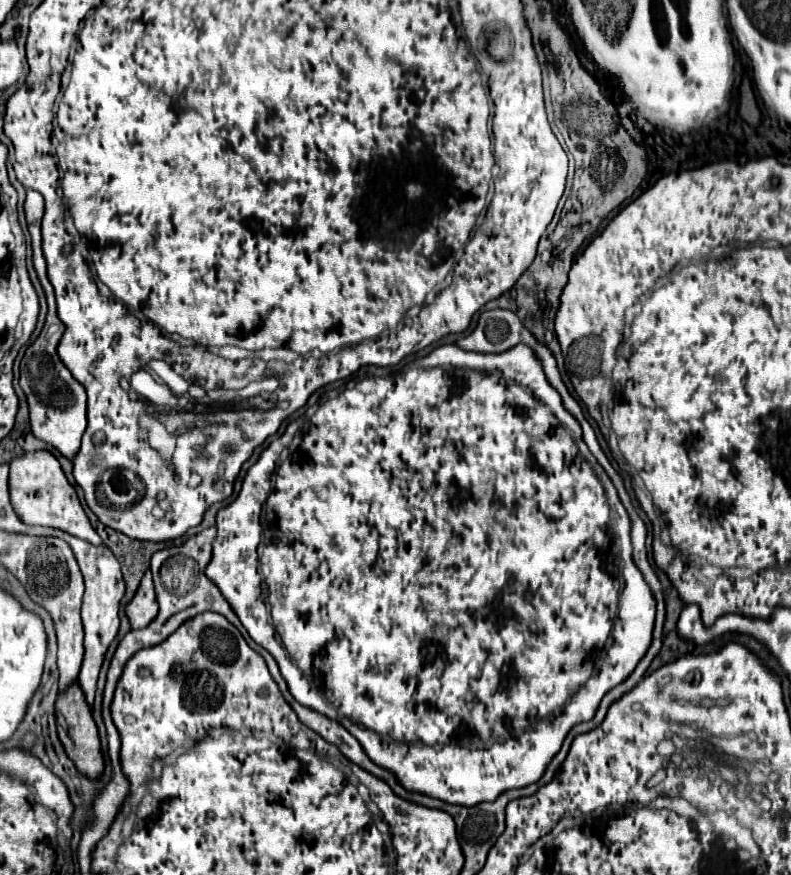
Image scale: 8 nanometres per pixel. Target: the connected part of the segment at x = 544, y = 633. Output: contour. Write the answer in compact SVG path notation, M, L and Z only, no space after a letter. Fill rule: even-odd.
M441 345L441 347L437 347L437 349L435 349L435 351L433 351L433 353L429 353L429 355L427 355L427 357L421 357L421 359L419 359L419 361L417 361L417 365L421 365L421 367L415 367L415 369L409 369L409 371L407 371L407 373L403 373L403 375L399 375L399 377L371 377L371 379L363 379L363 381L359 381L359 383L357 383L357 385L355 385L355 387L353 387L353 389L345 389L345 391L343 391L343 393L341 393L341 395L339 395L339 397L335 397L335 399L329 399L329 401L327 401L327 403L325 403L325 405L323 405L323 407L321 407L321 409L319 409L319 411L317 411L317 413L315 413L315 415L313 415L313 417L311 417L311 421L309 421L309 427L307 427L307 431L305 431L305 435L303 435L303 437L301 437L301 439L295 439L295 441L293 441L293 445L291 445L291 447L289 447L289 446L290 446L290 444L291 444L291 442L292 442L292 440L293 440L293 437L295 437L295 435L297 435L297 434L299 434L299 433L300 433L300 431L301 431L301 429L302 429L302 427L303 427L303 418L300 418L300 419L298 419L298 420L295 420L295 421L293 421L293 422L291 422L291 423L290 423L290 424L289 424L289 425L288 425L288 427L287 427L287 429L286 429L286 431L285 431L285 433L284 433L284 434L283 434L283 437L279 437L279 439L277 439L277 441L275 441L275 443L271 443L271 445L269 445L269 447L267 447L267 449L265 449L265 451L263 451L263 453L261 453L261 457L259 457L259 461L257 461L257 463L255 463L255 465L253 465L253 467L251 467L251 469L249 469L249 471L247 471L247 475L245 475L245 479L243 479L243 485L241 485L241 493L239 493L239 495L237 495L237 499L235 499L235 501L233 501L233 503L231 503L231 505L227 505L227 507L223 507L223 509L221 509L221 511L219 511L219 513L217 513L217 537L215 537L215 541L213 541L213 559L211 559L211 563L209 563L209 565L207 565L207 569L205 569L205 575L207 575L207 577L209 577L209 579L211 579L211 581L213 581L213 583L215 583L215 585L219 585L219 589L221 589L221 591L223 591L223 595L225 595L225 599L227 599L227 601L229 601L229 603L231 603L231 607L233 607L233 611L235 611L235 613L237 613L237 617L239 617L239 619L241 619L241 623L243 623L243 627L245 627L245 629L247 629L247 633L249 633L249 635L251 635L251 639L253 639L253 641L255 641L255 643L259 643L259 645L261 645L261 647L265 647L265 649L267 649L267 651L269 651L269 653L271 653L271 655L273 655L273 659L275 659L275 661L277 661L277 665L279 665L279 669L281 669L281 675L283 675L283 679L285 679L285 681L287 681L287 685L289 685L289 691L291 691L291 695L293 695L293 697L295 697L295 699L297 699L297 701L299 701L299 703L301 703L301 705L305 705L305 707L309 707L309 709L315 709L315 711L319 711L319 713L321 713L321 715L327 715L327 717L329 717L329 719L335 719L335 721L339 721L339 723L343 723L343 727L347 727L347 731L349 731L349 733L351 733L351 735L355 735L355 739L359 739L359 743L361 743L361 747L363 747L363 749L365 749L365 751L367 751L367 755L369 755L369 757L371 757L371 761L375 761L375 763L377 763L377 765L381 765L381 767L387 767L387 769L389 769L389 771L393 771L393 773L395 773L395 775L397 775L397 779L399 779L399 783L403 783L403 787L407 787L407 789L409 789L409 791L419 791L419 793L427 793L427 795L431 795L431 797L437 797L437 799L443 799L443 801L447 801L447 803L455 803L455 805L465 805L465 807L473 807L473 805L477 805L477 803L481 803L481 801L495 801L495 799L497 799L497 797L499 797L499 795L501 795L501 793L503 793L503 791L509 791L509 789L519 789L519 787L527 787L527 785L531 785L531 783L537 783L537 781L539 781L539 777L541 777L541 775L543 775L543 771L545 771L545 767L547 767L547 763L549 763L549 761L551 761L551 759L553 759L553 755L555 755L555 753L557 753L557 751L559 751L559 747L561 747L561 743L563 743L563 739L565 739L565 735L567 735L567 733L569 733L569 729L571 729L571 727L575 727L575 725L577 725L577 723L583 723L583 721L589 721L589 719L593 719L593 717L595 717L595 711L597 711L597 707L599 707L599 703L601 703L601 699L603 699L603 695L605 695L605 693L607 693L607 691L609 691L609 689L611 689L611 687L615 687L615 685L619 685L619 683L621 683L621 681L623 681L623 679L627 679L627 675L631 675L631 671L633 671L633 669L635 669L635 665L637 665L637 663L639 663L639 659L641 659L641 657L643 657L643 651L647 651L647 647L649 647L649 643L651 643L651 631L653 631L653 623L655 623L655 599L653 599L653 595L651 595L651 589L647 589L647 583L645 583L645 581L641 581L641 587L639 587L639 579L643 579L643 577L641 577L641 573L639 573L639 571L637 571L637 569L635 569L635 563L633 563L633 561L631 561L631 539L629 539L629 517L627 517L627 513L625 513L625 507L623 507L623 505L621 505L621 501L619 501L619 497L617 497L617 489L615 489L615 487L613 487L613 483L611 483L611 479L609 479L609 477L607 477L607 475L605 475L605 473L603 473L603 471L601 471L601 469L599 469L599 465L597 465L597 461L595 461L595 459L591 459L591 461L589 461L589 463L591 463L591 465L593 465L593 469L595 469L595 471L597 471L597 475L595 475L595 471L593 471L593 469L591 469L591 467L589 467L589 463L587 463L587 461L585 461L585 459L583 459L583 457L581 457L581 453L579 453L579 449L585 449L585 443L583 443L583 439L581 439L581 427L579 427L579 423L577 423L577 421L575 421L575 419L573 419L573 417L571 417L571 415L569 415L569 413L567 413L567 411L565 411L565 407L563 407L563 403L561 403L561 397L559 397L559 393L557 393L557 391L555 391L555 389L553 389L553 387L551 387L551 385L549 385L549 383L547 383L547 379L545 379L545 375L543 375L543 369L541 369L541 363L539 363L539 359L535 359L535 355L533 355L533 351L531 351L531 349L529 349L529 347L523 347L523 345L519 345L519 347L513 347L513 349L511 349L511 351L505 351L505 353L503 353L503 355L481 355L481 353L469 353L469 351L463 351L463 349L459 349L459 347L457 347L457 345ZM451 367L467 367L467 369L471 369L471 371L451 371ZM288 447L289 447L289 459L285 459L285 461L281 461L281 465L279 465L279 471L277 471L277 481L275 481L275 491L273 491L273 493L271 493L271 495L269 495L269 489L271 489L271 475L273 475L273 471L275 471L275 467L277 467L277 466L278 466L278 463L279 463L279 462L280 462L280 455L281 455L281 453L282 453L282 451L283 451L283 450L284 450L284 449L286 449L286 448L288 448ZM266 501L267 501L267 509L265 509L265 517L263 517L263 527L261 527L261 509L263 509L263 507L264 507L264 505L265 505L265 502L266 502ZM259 563L261 563L261 573L263 573L263 577L265 577L265 587L267 587L267 597L269 597L269 603L271 603L271 617L273 617L273 623L275 623L275 629L273 629L273 627L271 627L271 621L269 621L269 617L270 617L270 612L269 612L269 611L268 611L268 609L267 609L267 607L266 607L266 604L265 604L265 593L263 593L263 583L261 583L261 575L259 575L259 571L257 571L257 567L259 567ZM275 631L277 631L277 633L279 633L279 635L283 635L283 645L285 645L285 649L287 649L287 651L289 651L289 657L291 657L291 659L293 659L293 663L291 663L291 659L287 659L287 651L285 651L285 649L284 649L284 647L283 647L283 645L282 645L282 643L281 643L281 641L280 641L280 640L279 640L279 635L277 635L277 633L276 633L276 632L275 632Z

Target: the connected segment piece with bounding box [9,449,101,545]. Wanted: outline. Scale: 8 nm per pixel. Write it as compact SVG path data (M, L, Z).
M29 451L19 457L15 457L11 463L9 473L9 491L11 491L11 503L17 511L17 515L29 523L29 525L47 525L57 527L61 531L67 531L79 539L85 539L93 545L101 545L99 535L91 527L81 501L77 497L77 491L67 481L61 463L51 451Z

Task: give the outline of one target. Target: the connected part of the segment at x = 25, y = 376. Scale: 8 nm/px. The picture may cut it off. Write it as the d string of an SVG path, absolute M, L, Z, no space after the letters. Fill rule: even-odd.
M27 191L27 201L25 201L25 215L27 215L27 227L31 233L31 241L33 241L33 267L37 271L37 277L41 281L41 287L45 291L47 303L49 303L49 313L47 313L47 323L39 335L39 339L27 349L27 357L23 357L21 361L21 379L19 385L27 395L27 403L29 403L29 419L31 419L31 431L37 439L53 445L55 449L59 449L65 457L73 457L79 451L81 445L81 437L83 431L87 427L87 397L83 391L83 385L79 385L73 375L63 367L61 359L57 357L57 343L65 331L63 323L59 321L57 313L55 313L55 297L53 297L53 287L47 279L45 273L45 257L41 251L41 219L43 219L43 197L35 191ZM45 377L45 381L41 381Z

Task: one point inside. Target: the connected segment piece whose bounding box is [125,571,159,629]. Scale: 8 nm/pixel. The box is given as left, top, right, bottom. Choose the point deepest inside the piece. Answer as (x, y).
(141, 611)

